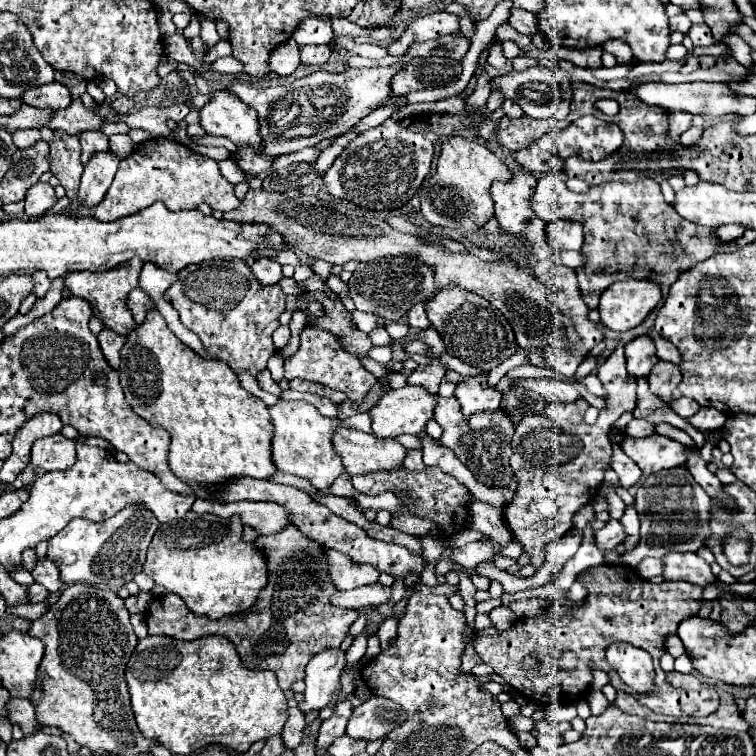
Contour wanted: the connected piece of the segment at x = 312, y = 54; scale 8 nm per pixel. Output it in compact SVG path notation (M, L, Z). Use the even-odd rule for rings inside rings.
M324 44L324 46L306 46L306 48L300 48L300 58L306 66L322 66L328 58L330 58L330 46Z

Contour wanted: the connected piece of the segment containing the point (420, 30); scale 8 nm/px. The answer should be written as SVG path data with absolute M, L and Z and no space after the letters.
M434 12L428 16L416 18L398 40L388 44L386 50L390 56L402 56L402 52L406 52L412 42L426 42L444 34L454 34L458 30L460 30L458 16L446 14L446 12Z

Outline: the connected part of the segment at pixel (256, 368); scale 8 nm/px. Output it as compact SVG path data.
M186 268L178 272L180 282L168 288L166 296L180 314L180 322L198 334L208 354L228 362L234 372L250 372L256 376L266 368L268 358L276 352L272 332L280 326L278 316L286 310L286 294L278 284L260 286L258 280L248 274L220 270L216 276L204 268Z

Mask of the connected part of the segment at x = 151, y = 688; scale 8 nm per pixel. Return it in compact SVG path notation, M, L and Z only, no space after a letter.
M146 636L138 642L126 664L126 682L138 730L146 738L166 746L172 754L194 754L208 744L222 744L236 752L248 752L254 742L280 734L288 720L288 704L276 674L246 668L232 642L224 636L206 636L192 642L168 636Z

